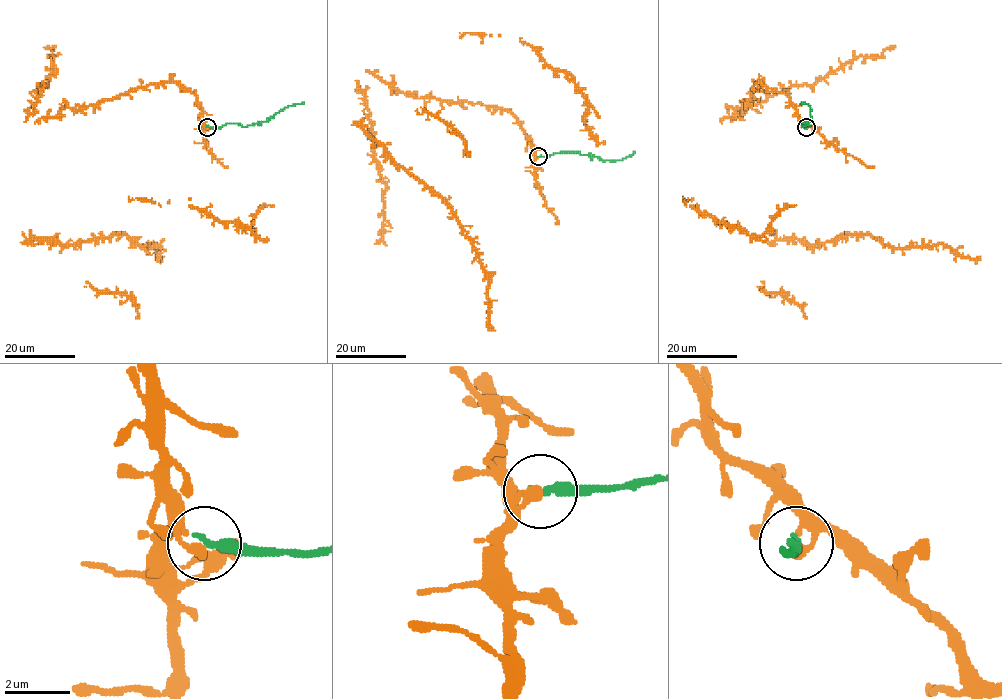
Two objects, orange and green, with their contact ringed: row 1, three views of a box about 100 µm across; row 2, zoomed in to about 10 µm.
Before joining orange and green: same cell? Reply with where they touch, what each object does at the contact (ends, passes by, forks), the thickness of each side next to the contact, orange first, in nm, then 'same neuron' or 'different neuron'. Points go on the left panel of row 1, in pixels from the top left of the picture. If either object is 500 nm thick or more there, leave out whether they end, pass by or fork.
place (207, 127); orange ends; green ends; calibres 320 and 300 nm; different neuron

